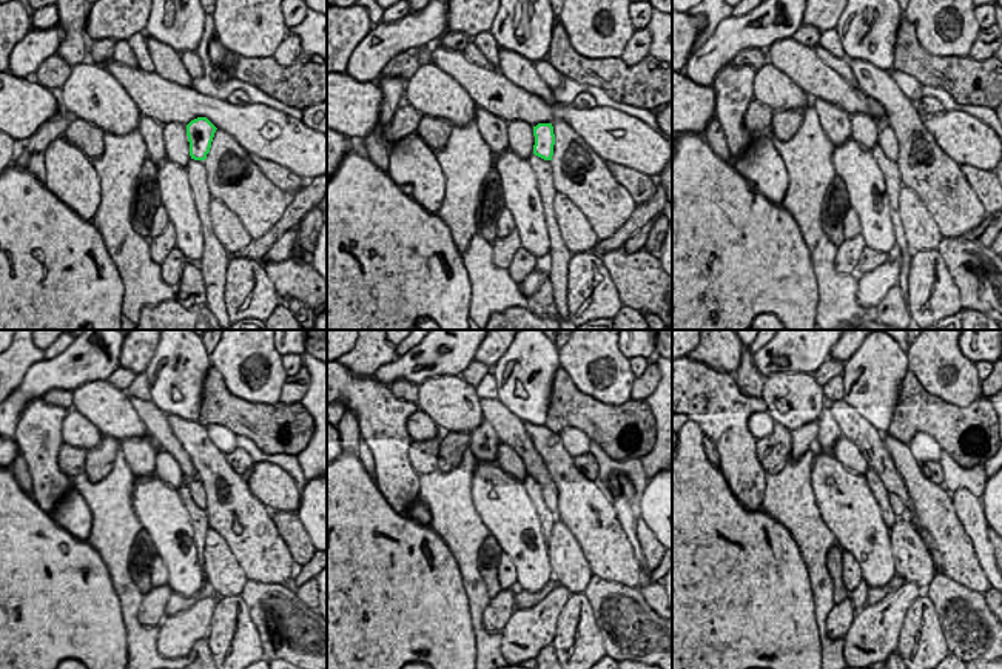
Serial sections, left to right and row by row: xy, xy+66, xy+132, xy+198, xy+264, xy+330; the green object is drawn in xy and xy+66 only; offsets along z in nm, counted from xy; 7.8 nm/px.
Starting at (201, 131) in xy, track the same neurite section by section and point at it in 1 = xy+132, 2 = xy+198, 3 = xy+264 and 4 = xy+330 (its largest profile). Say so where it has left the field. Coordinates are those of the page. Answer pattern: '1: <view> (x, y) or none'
1: xy+132 (888, 142)
2: xy+198 (198, 490)
3: xy+264 (549, 494)
4: xy+330 (899, 506)

